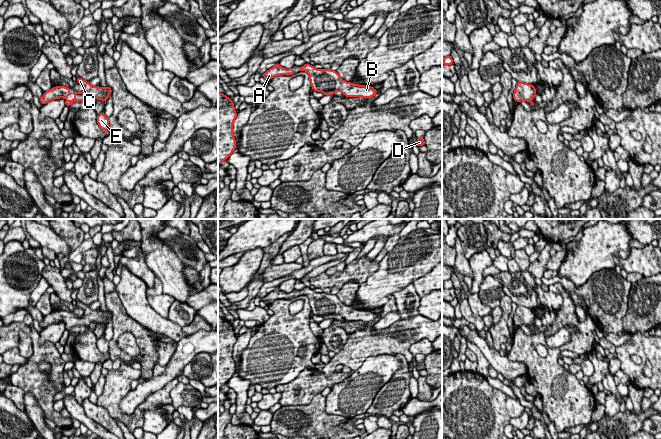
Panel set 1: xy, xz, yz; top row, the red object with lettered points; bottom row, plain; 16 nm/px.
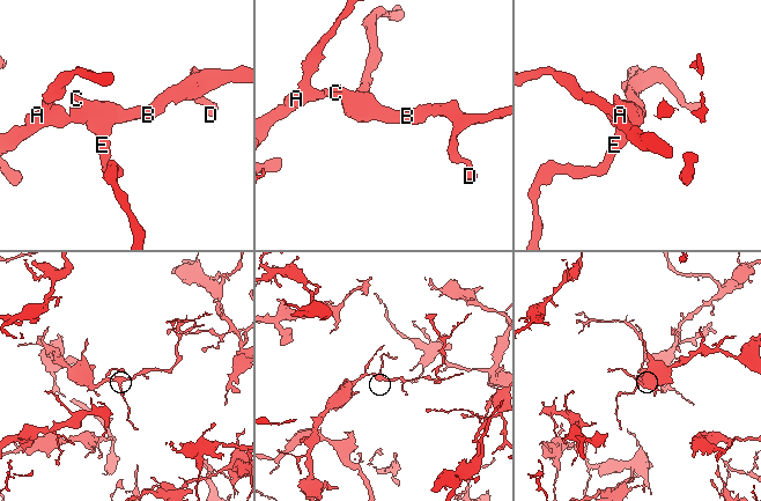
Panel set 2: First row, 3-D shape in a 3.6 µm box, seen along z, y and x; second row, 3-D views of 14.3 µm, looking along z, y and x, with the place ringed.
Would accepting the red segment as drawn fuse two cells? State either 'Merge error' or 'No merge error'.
No merge error

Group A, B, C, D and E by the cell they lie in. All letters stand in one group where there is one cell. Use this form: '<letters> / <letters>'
A B C D E

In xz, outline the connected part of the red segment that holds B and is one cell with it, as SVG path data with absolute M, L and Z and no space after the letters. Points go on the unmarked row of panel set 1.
M306 287L305 291L298 291L298 295L306 295L309 298L311 312L314 315L322 316L324 319L334 319L340 315L346 321L371 322L377 318L372 310L364 310L344 305L337 295L331 293L316 293Z

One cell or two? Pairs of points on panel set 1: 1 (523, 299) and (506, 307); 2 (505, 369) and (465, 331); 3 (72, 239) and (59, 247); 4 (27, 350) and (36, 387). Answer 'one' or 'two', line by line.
1: two
2: one
3: two
4: two

